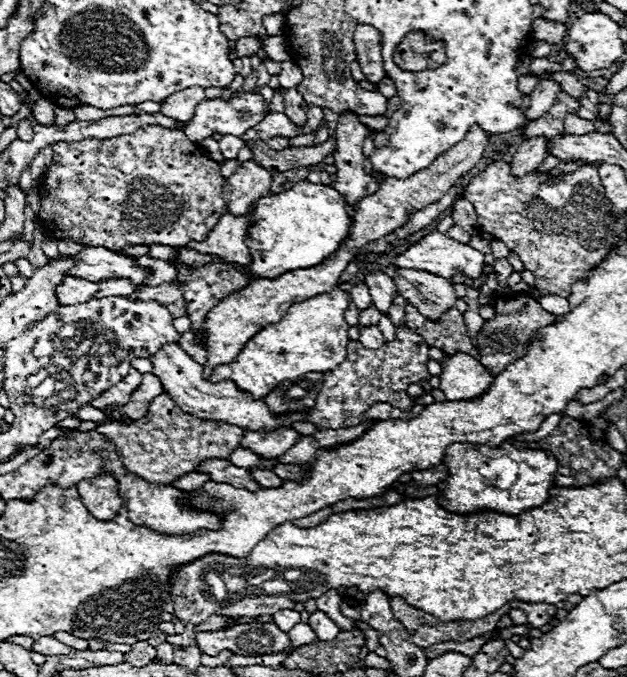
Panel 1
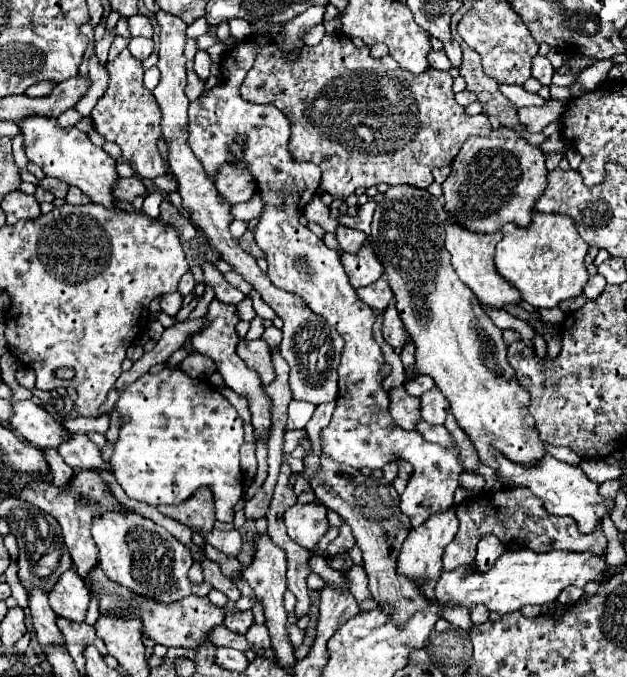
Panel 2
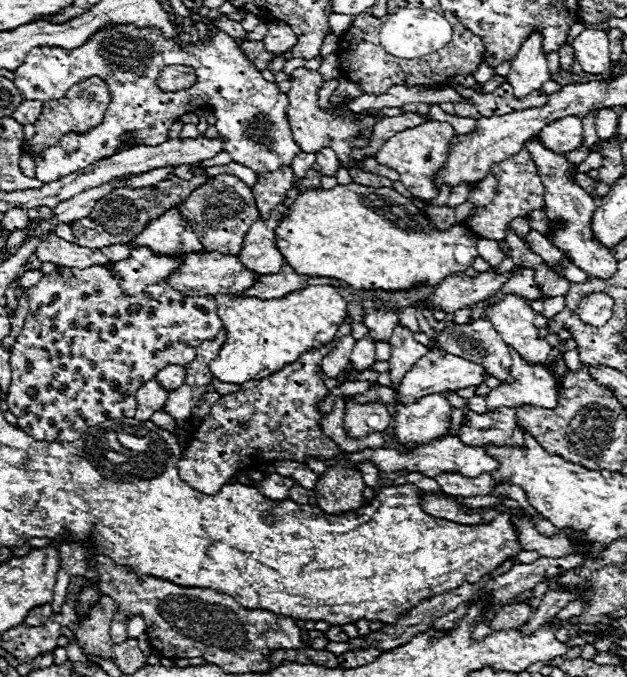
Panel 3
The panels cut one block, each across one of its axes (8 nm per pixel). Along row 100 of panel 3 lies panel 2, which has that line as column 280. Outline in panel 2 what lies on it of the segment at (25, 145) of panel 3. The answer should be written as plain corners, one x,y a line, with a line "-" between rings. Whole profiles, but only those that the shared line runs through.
342,32
338,34
326,34
322,38
322,42
318,46
302,46
300,48
300,54
294,62
290,60
284,60
282,56
282,50
276,48
276,44
264,44
258,48
258,54
256,54
256,60
254,60
254,66
252,70
248,72
242,88
242,98
248,100
248,102
256,102
256,104
272,104
276,108
280,108
286,118
290,120
290,126
292,126
292,136
290,136
290,152
296,160
308,160
308,162
314,162
316,166
320,166
322,170
322,188
332,194
334,198
346,198
350,196
356,188
364,186
378,186
382,182
390,184
390,186
396,186
396,184
408,184
408,186
416,186
416,188
428,188
434,178
432,178
432,170
434,168
440,168
440,166
450,166
452,160
456,158
456,154
460,152
464,140
468,140
470,136
486,136
492,126
490,126
490,120
488,116
480,114
480,116
466,116
466,110
464,106
460,106
456,100
454,100
454,92
452,92
452,76
444,70
438,70
436,68
428,68
428,72
422,72
422,74
412,74
408,70
402,70
390,56
384,56
380,60
374,60
370,58
370,48
368,46
362,46
362,48
356,48
352,44
352,40
348,36
344,36

